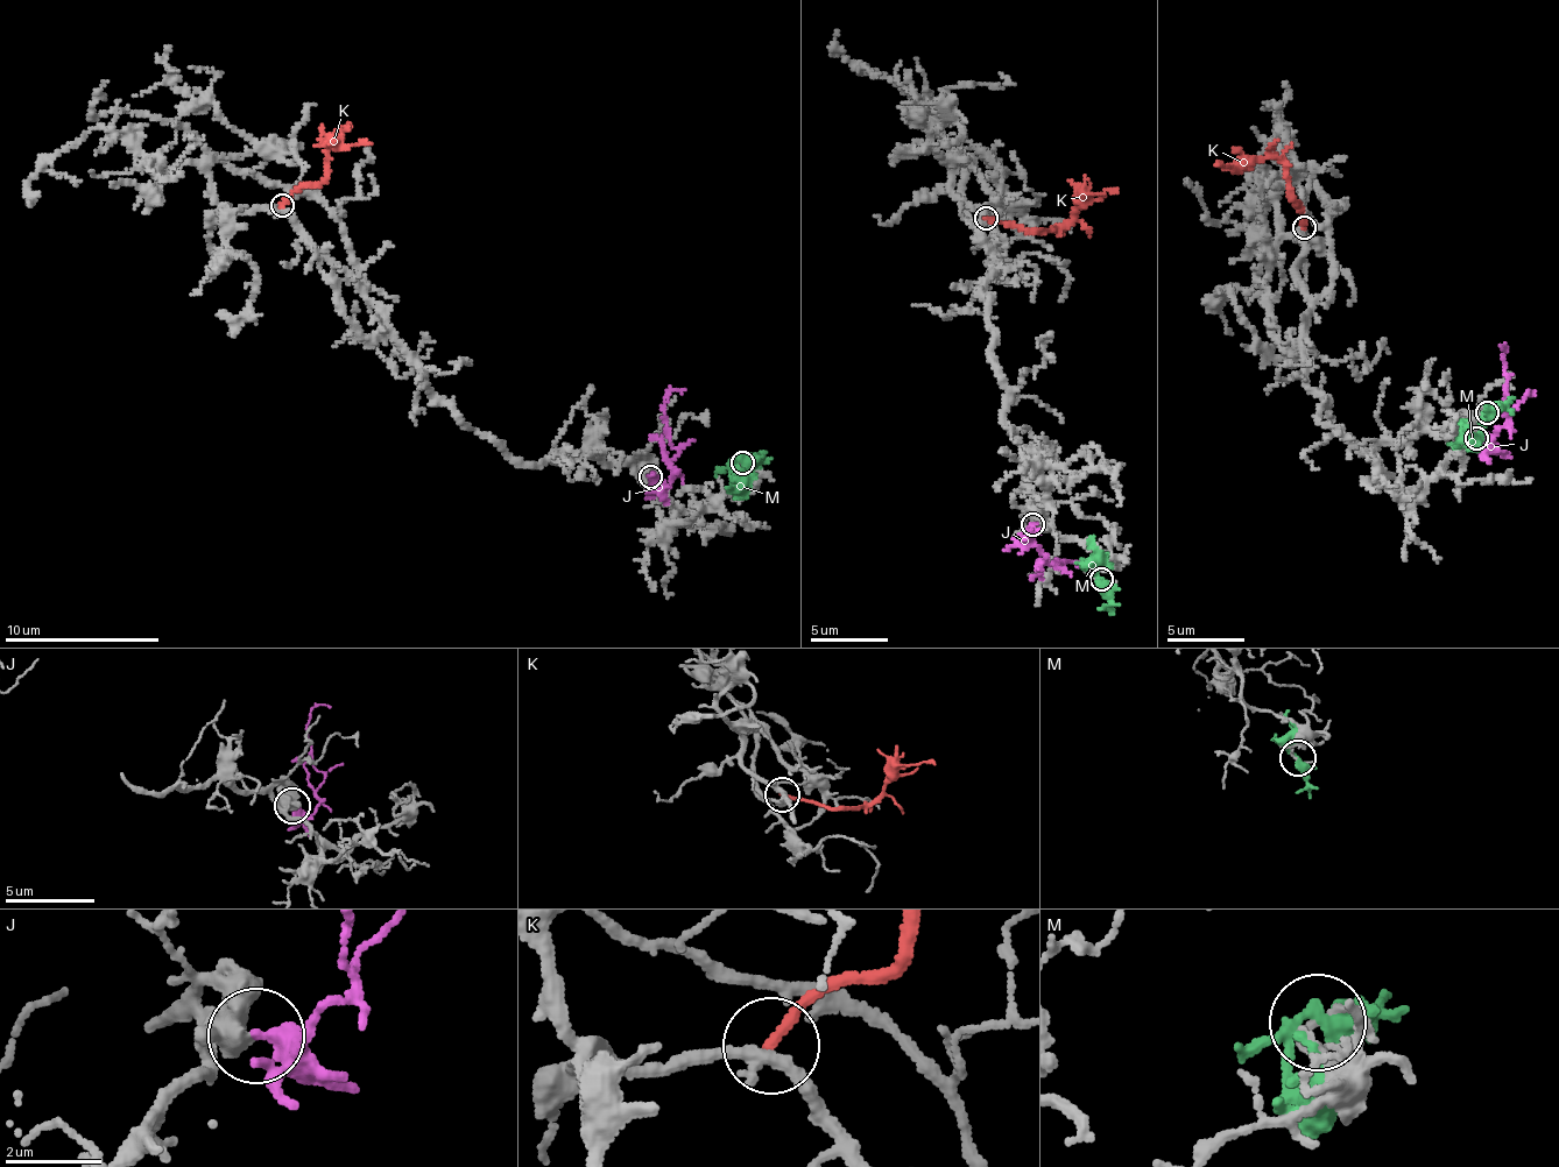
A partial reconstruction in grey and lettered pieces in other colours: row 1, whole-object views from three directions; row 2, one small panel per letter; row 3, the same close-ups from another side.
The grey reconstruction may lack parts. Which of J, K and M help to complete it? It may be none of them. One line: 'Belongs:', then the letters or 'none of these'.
Belongs: J

